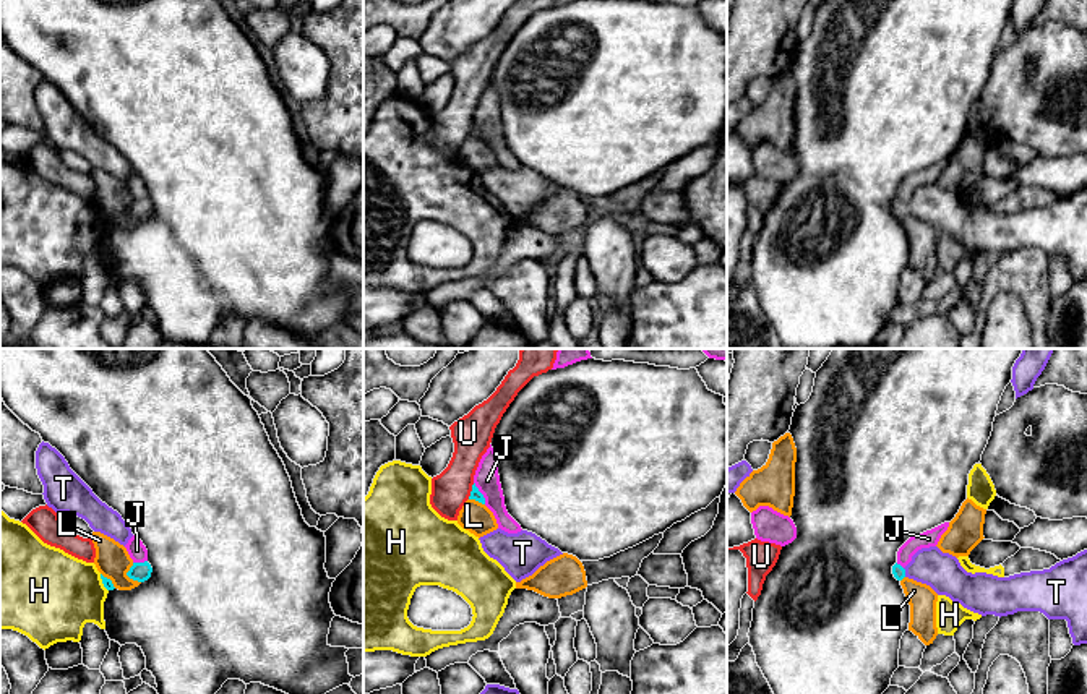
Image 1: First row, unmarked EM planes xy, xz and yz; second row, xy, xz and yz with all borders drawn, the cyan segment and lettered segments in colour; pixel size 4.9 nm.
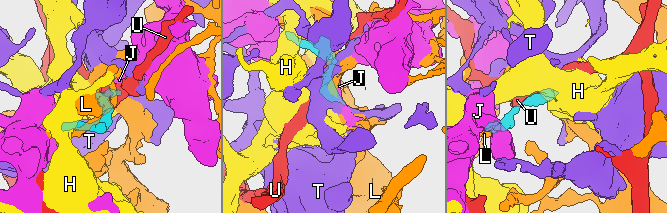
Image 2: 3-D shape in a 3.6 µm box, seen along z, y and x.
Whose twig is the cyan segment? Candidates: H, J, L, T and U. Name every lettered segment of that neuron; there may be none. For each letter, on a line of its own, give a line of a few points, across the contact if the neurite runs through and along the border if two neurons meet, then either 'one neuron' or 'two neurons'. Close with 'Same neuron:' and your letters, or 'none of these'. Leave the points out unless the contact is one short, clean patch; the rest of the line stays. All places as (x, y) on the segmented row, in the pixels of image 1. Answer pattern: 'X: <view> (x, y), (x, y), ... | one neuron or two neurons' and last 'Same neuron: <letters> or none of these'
H: xy (99, 574), (107, 591) | two neurons
J: xz (474, 482), (485, 503) | two neurons
L: two neurons
T: yz (899, 573), (904, 573), (941, 571) | one neuron
U: two neurons
Same neuron: T

